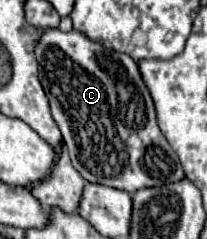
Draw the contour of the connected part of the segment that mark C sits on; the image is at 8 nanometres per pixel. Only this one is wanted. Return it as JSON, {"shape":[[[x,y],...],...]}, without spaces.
{"shape":[[[50,28],[36,44],[36,60],[40,64],[40,82],[50,100],[52,116],[68,146],[72,166],[84,180],[134,194],[142,188],[154,188],[186,178],[178,154],[158,128],[150,92],[142,82],[138,64],[130,56],[106,50],[76,30],[60,32],[58,28]]]}

